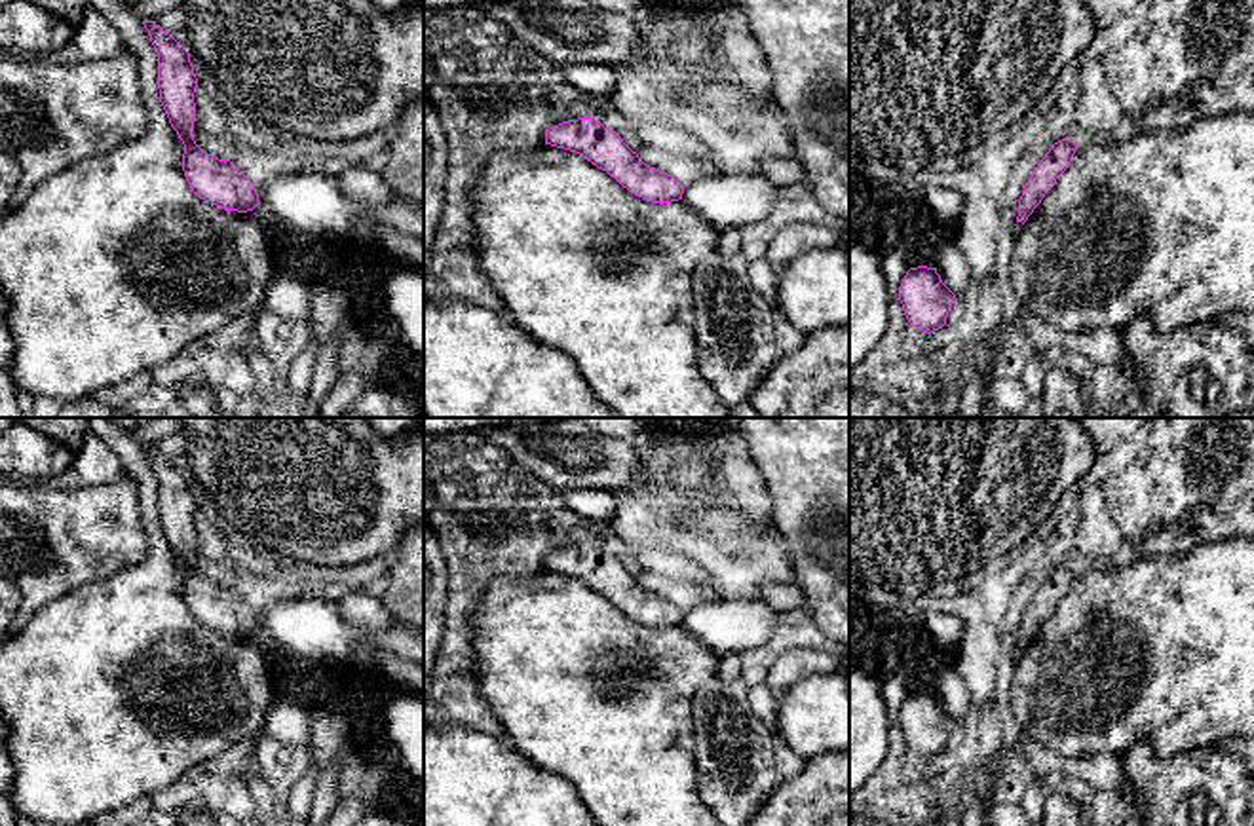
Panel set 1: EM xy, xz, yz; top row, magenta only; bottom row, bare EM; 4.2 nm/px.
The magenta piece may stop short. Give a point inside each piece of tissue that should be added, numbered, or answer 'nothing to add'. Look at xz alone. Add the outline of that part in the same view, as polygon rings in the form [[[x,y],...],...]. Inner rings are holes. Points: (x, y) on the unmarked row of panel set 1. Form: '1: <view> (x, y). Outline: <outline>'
nothing to add

